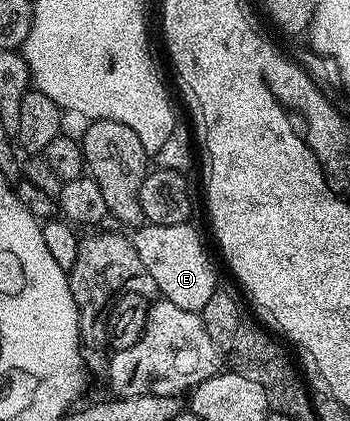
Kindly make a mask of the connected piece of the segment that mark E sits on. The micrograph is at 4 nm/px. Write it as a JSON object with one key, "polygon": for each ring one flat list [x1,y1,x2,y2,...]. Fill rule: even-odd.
{"polygon":[[187,222,181,225,153,225,146,223,140,225,132,233,131,239,134,247,137,248,138,256,141,257,144,271,151,274,151,277,155,279,164,301,173,303,177,308,186,311,202,313,206,301,213,296,213,292,219,285,219,279,217,279,211,258,198,232,191,227,191,224]]}

